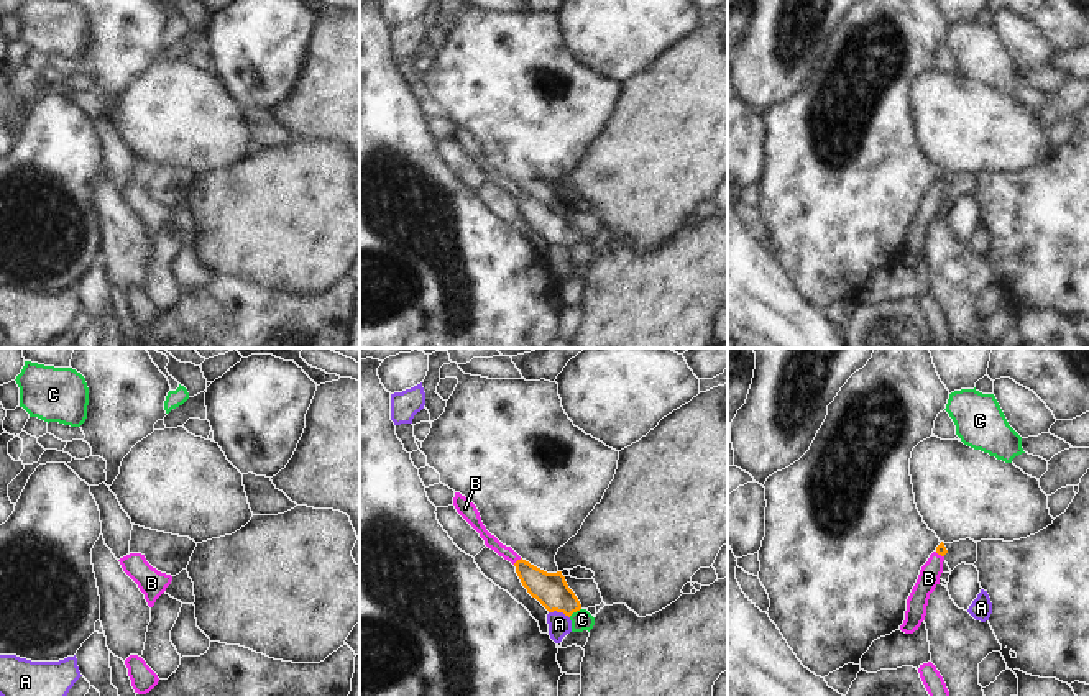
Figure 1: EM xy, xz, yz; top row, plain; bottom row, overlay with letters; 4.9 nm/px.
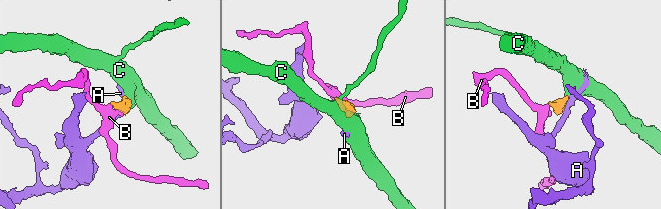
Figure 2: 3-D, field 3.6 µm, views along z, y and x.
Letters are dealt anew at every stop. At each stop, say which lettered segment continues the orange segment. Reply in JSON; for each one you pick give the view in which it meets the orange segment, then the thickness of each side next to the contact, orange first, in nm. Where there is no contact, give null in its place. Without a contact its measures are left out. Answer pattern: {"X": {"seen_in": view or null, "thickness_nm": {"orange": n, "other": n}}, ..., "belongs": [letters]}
{"B": {"seen_in": "xz", "thickness_nm": {"orange": 170, "other": 70}}, "belongs": ["B"]}

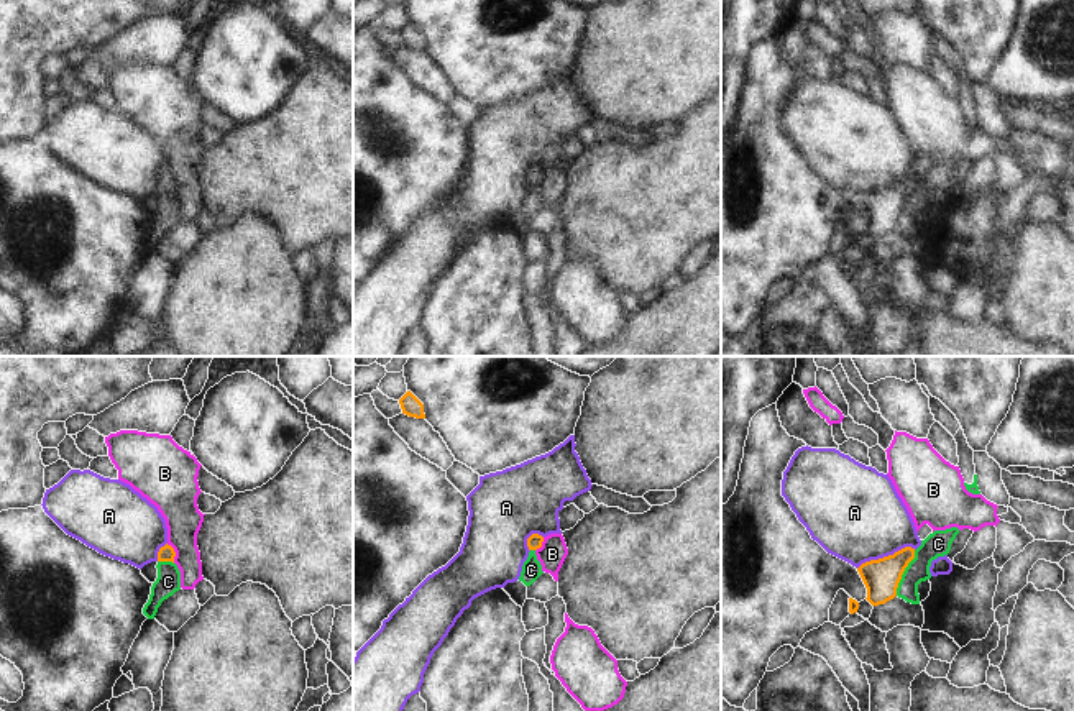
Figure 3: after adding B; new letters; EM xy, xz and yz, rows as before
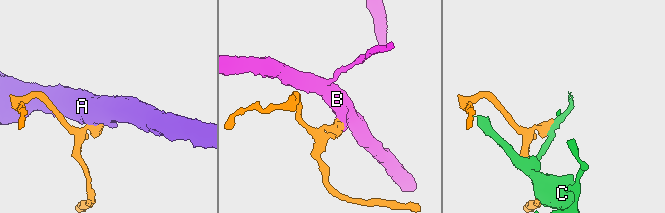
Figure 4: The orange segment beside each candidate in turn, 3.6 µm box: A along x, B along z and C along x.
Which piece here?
{"belongs": []}

